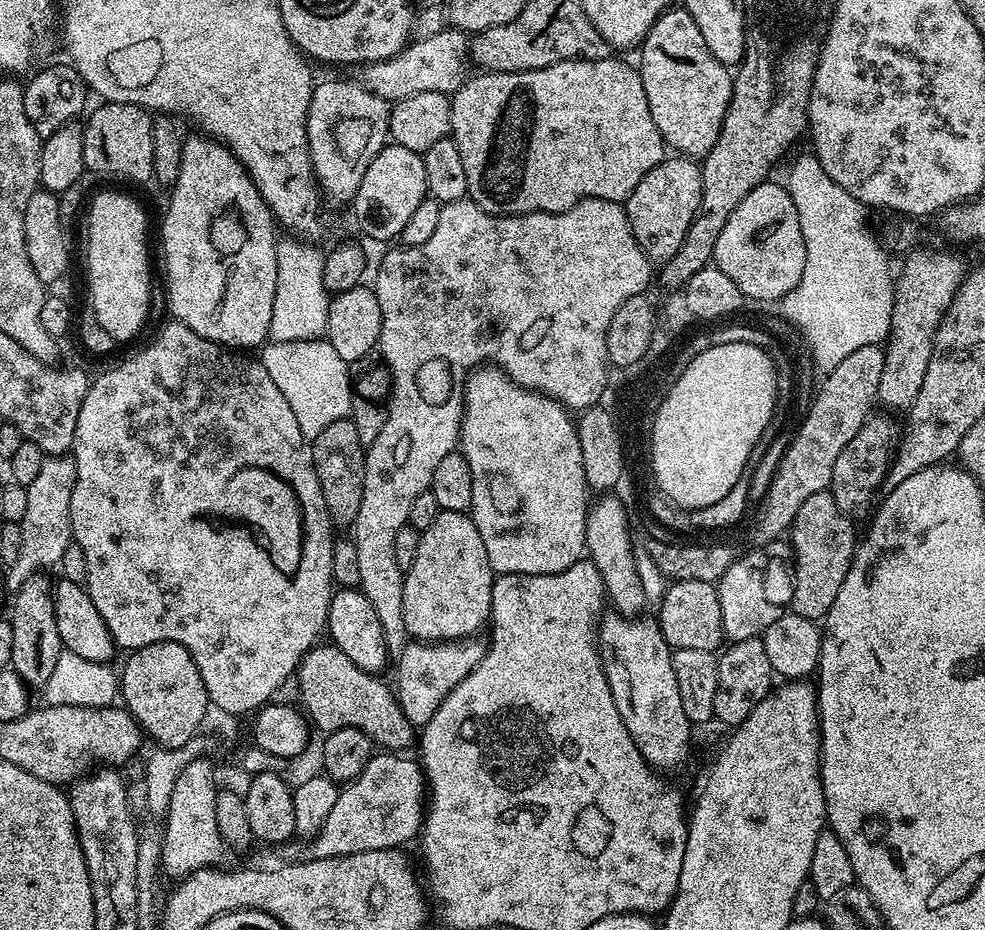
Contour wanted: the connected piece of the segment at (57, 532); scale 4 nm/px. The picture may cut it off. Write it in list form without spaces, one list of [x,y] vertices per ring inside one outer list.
[[[48,456],[34,482],[26,486],[27,502],[25,518],[21,520],[22,546],[18,562],[7,567],[6,584],[15,592],[30,579],[59,565],[62,552],[72,543],[72,523],[69,520],[70,497],[76,481],[76,464],[68,456]]]

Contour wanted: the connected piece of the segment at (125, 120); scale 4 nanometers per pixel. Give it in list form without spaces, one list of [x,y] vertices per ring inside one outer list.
[[[107,102],[99,105],[92,113],[87,113],[88,120],[84,124],[84,166],[89,173],[97,172],[100,176],[117,176],[120,180],[149,180],[154,173],[154,149],[151,138],[153,117],[149,109],[139,108],[133,104],[110,104]]]

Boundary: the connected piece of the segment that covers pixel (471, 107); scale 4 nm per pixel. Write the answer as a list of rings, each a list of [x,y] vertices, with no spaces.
[[[609,58],[606,60],[567,60],[558,62],[554,66],[546,66],[542,70],[526,70],[525,72],[490,72],[476,74],[464,81],[457,92],[451,93],[452,102],[452,130],[451,139],[458,146],[458,154],[462,154],[462,170],[466,170],[466,186],[468,196],[484,212],[495,216],[521,216],[531,212],[565,212],[578,202],[588,198],[602,198],[623,202],[628,195],[666,158],[666,145],[658,126],[654,124],[650,114],[649,103],[643,89],[645,77],[635,72],[628,64],[620,60]]]

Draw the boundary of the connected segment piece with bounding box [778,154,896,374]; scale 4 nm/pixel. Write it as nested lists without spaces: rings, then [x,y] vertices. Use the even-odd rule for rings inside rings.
[[[815,154],[807,155],[798,157],[789,166],[786,179],[794,210],[798,210],[798,226],[802,226],[806,270],[802,270],[798,286],[779,301],[778,308],[804,335],[821,373],[827,374],[854,350],[887,341],[892,331],[896,286],[894,268],[892,272],[888,265],[889,253],[877,233],[875,236],[868,229],[869,213],[865,205],[846,194],[822,170]]]

